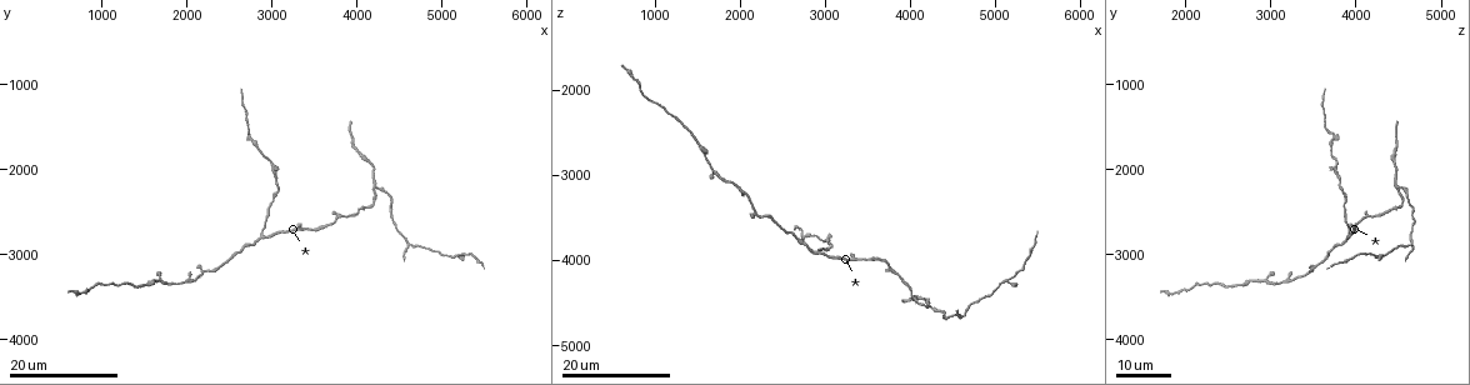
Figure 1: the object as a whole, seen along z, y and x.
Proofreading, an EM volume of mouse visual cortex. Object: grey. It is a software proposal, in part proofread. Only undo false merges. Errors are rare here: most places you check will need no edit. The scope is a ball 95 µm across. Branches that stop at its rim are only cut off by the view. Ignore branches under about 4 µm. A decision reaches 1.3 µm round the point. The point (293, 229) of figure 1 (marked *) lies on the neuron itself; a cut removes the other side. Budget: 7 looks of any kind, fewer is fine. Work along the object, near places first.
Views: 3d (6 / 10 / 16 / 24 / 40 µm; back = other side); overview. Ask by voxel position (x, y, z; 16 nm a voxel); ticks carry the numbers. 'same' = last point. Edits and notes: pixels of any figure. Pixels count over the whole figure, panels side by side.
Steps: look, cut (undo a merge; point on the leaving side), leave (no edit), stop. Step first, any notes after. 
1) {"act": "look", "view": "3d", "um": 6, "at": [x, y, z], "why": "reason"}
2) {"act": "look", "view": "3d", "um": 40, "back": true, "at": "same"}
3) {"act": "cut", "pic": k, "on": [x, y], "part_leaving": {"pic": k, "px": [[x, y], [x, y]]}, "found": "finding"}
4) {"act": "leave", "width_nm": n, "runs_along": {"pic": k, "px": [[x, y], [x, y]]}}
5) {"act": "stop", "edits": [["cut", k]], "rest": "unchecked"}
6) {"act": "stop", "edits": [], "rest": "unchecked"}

{"act": "look", "view": "3d", "um": 16, "at": [2900, 2750, 3950], "why": "arms part here"}

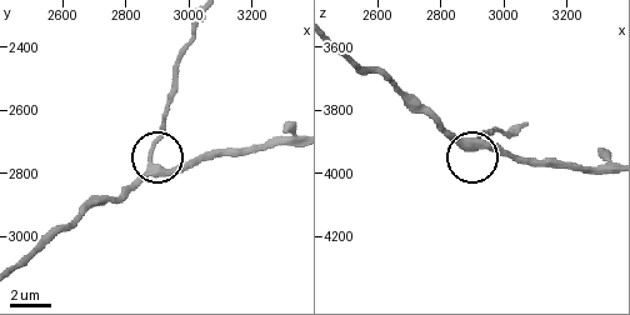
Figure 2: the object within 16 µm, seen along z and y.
{"act": "look", "view": "3d", "um": 6, "at": [2870, 2780, 3920]}

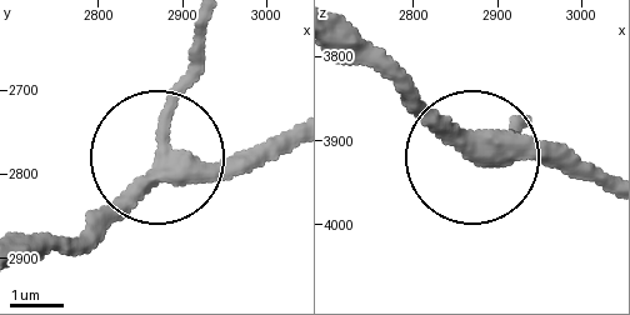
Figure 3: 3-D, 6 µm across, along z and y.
{"act": "leave", "side_arm_um": 33, "runs_along": {"pic": 3, "px": [[293, 126], [213, 163], [163, 158], [159, 121], [199, 45]]}, "found": "all the same neuron"}

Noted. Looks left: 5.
{"act": "look", "view": "3d", "um": 24, "at": [2750, 1600, 3750], "why": "calibre changes"}

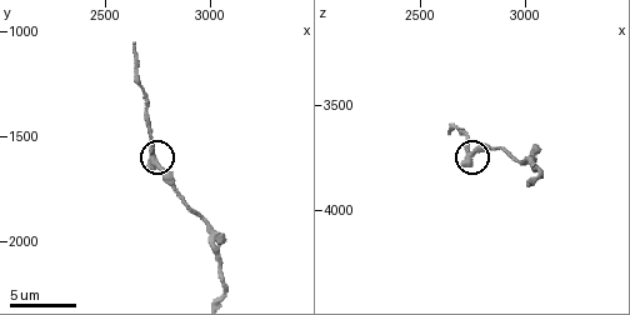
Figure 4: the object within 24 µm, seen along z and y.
{"act": "look", "view": "3d", "um": 10, "at": [2730, 1600, 3730], "why": "closer look"}

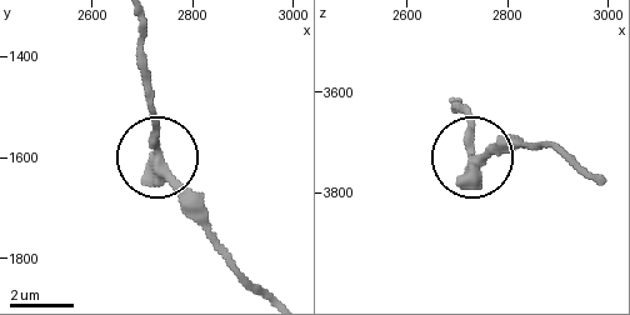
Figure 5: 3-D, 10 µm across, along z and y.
{"act": "look", "view": "3d", "um": 10, "back": true, "at": [2740, 1605, 3735]}

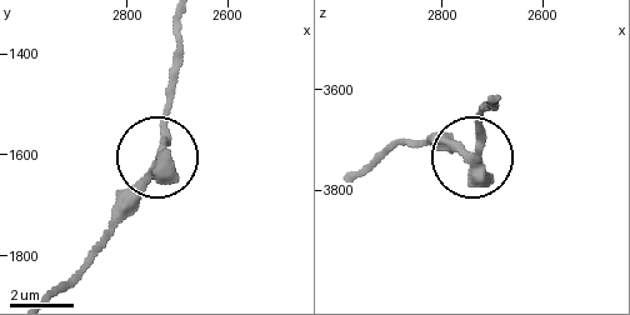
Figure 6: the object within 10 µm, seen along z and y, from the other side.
{"act": "leave", "found": "all the same neuron"}

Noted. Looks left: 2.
{"act": "look", "view": "3d", "um": 16, "at": [1400, 3400, 2500], "why": "thin neck"}

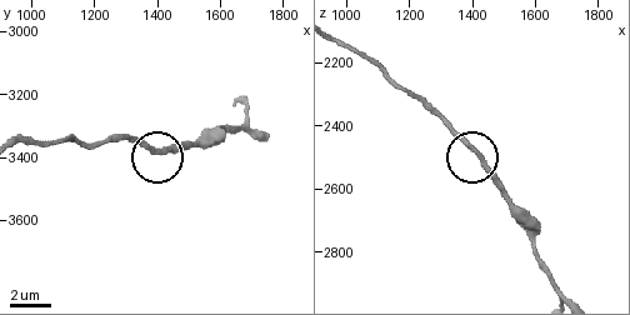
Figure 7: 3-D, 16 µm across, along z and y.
{"act": "look", "view": "3d", "um": 10, "at": [1420, 3370, 2490]}

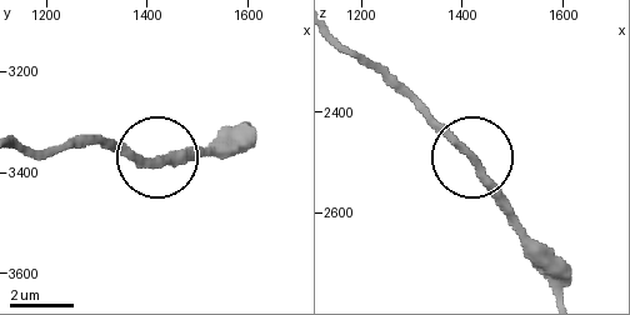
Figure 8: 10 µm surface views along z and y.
{"act": "leave", "runs_along": {"pic": 8, "px": [[559, 288], [503, 190], [400, 88]]}, "found": "continuous, no second neuron"}

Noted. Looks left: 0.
{"act": "stop", "edits": [], "rest": "unchecked"}

